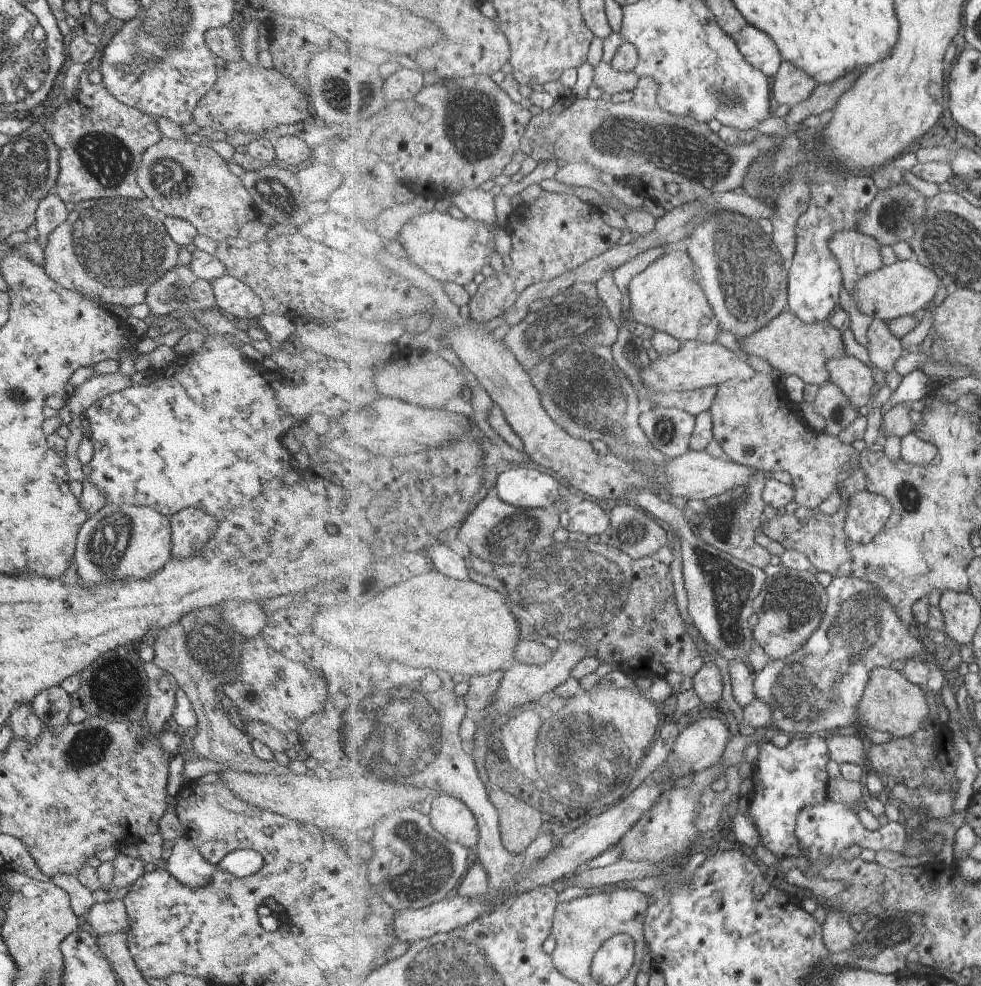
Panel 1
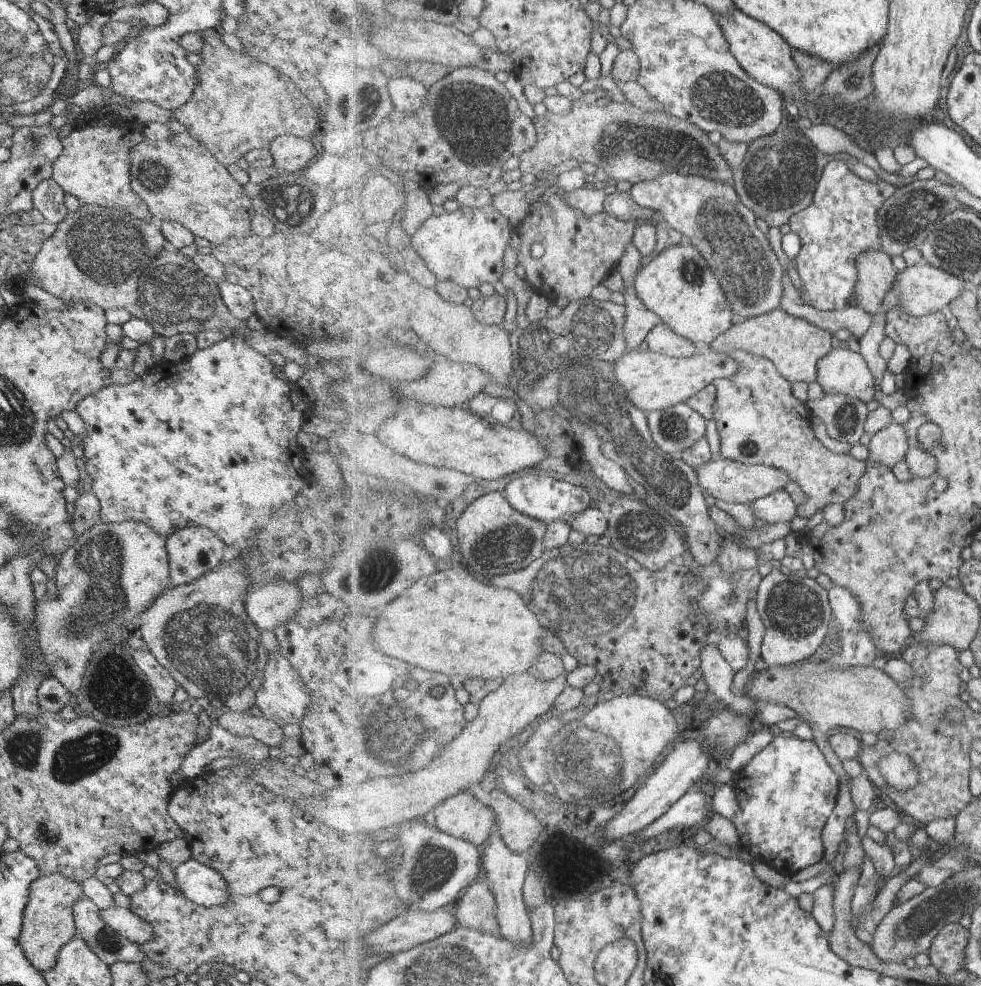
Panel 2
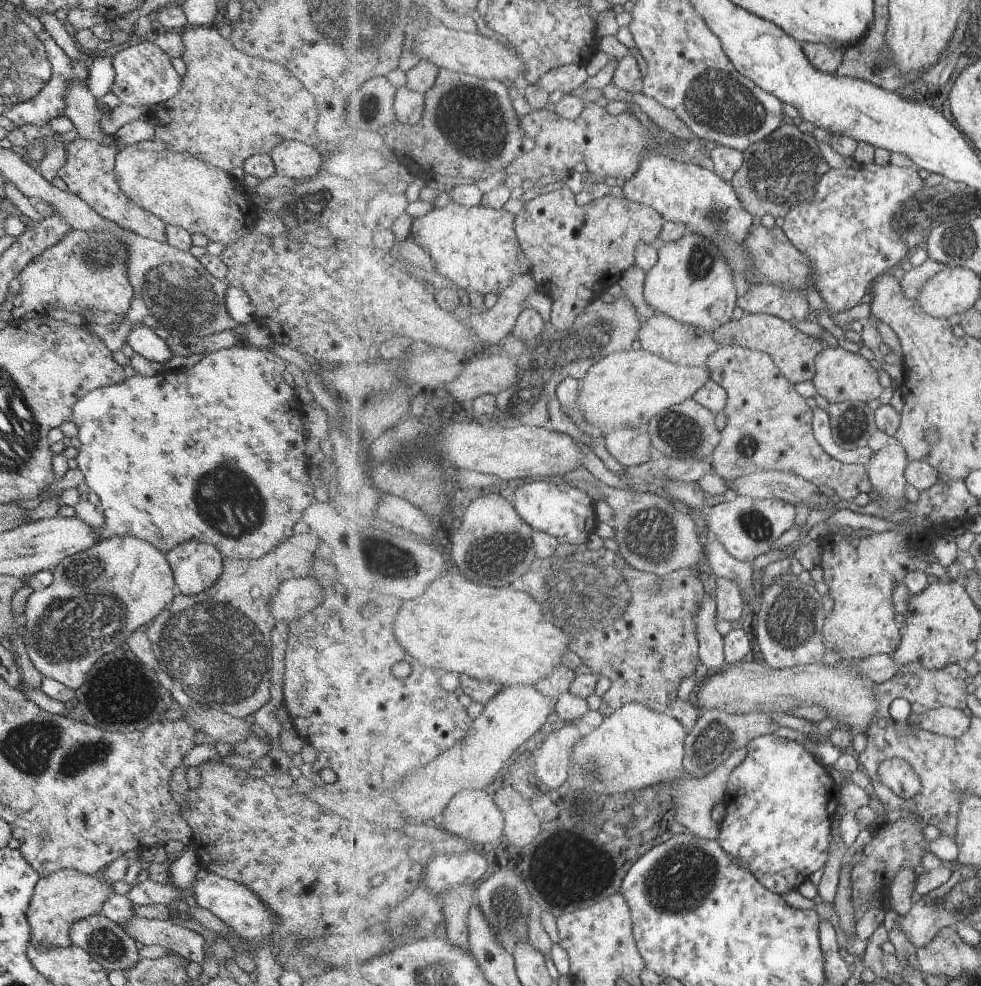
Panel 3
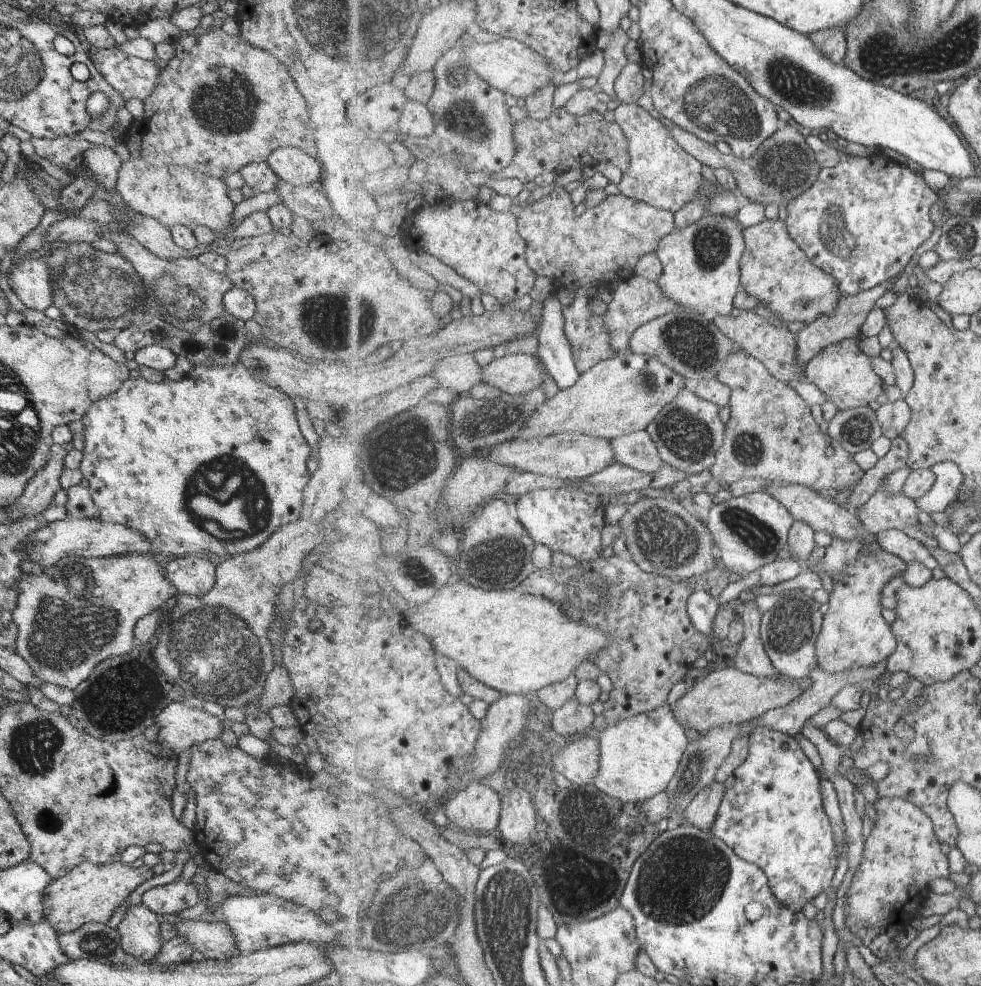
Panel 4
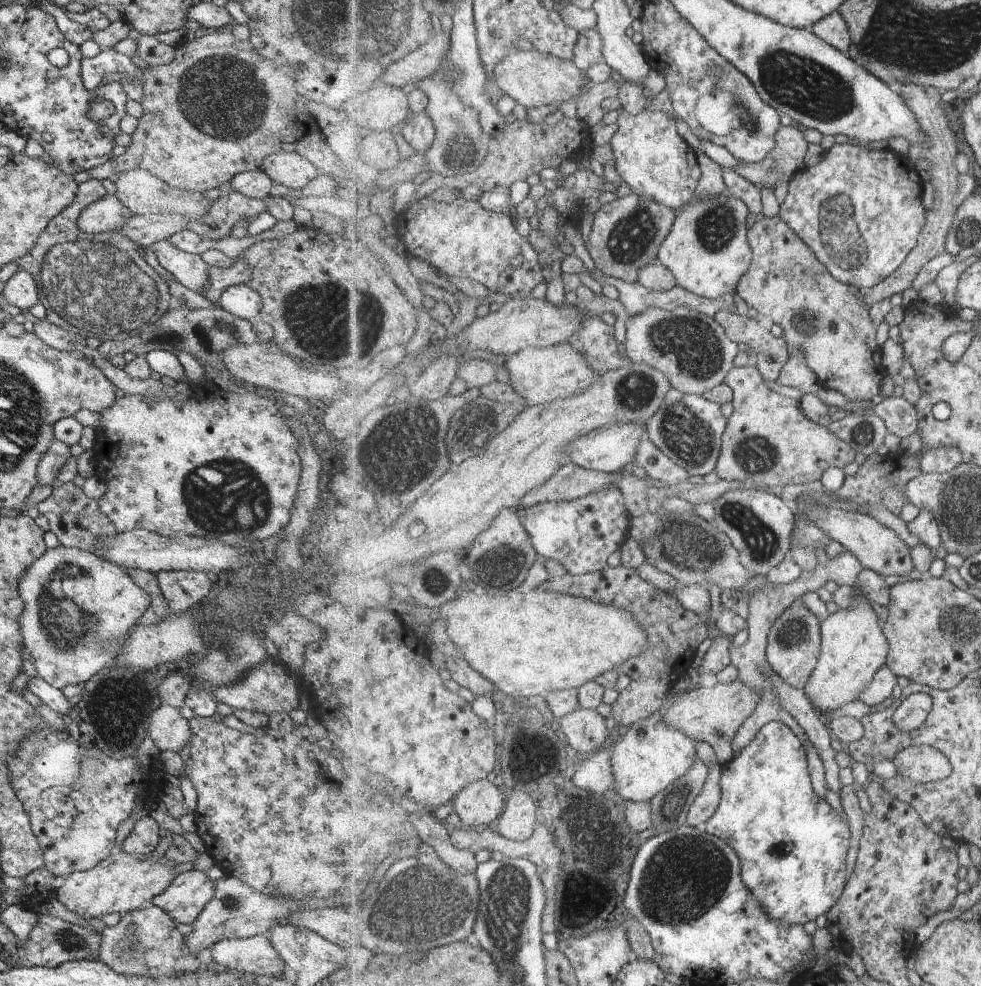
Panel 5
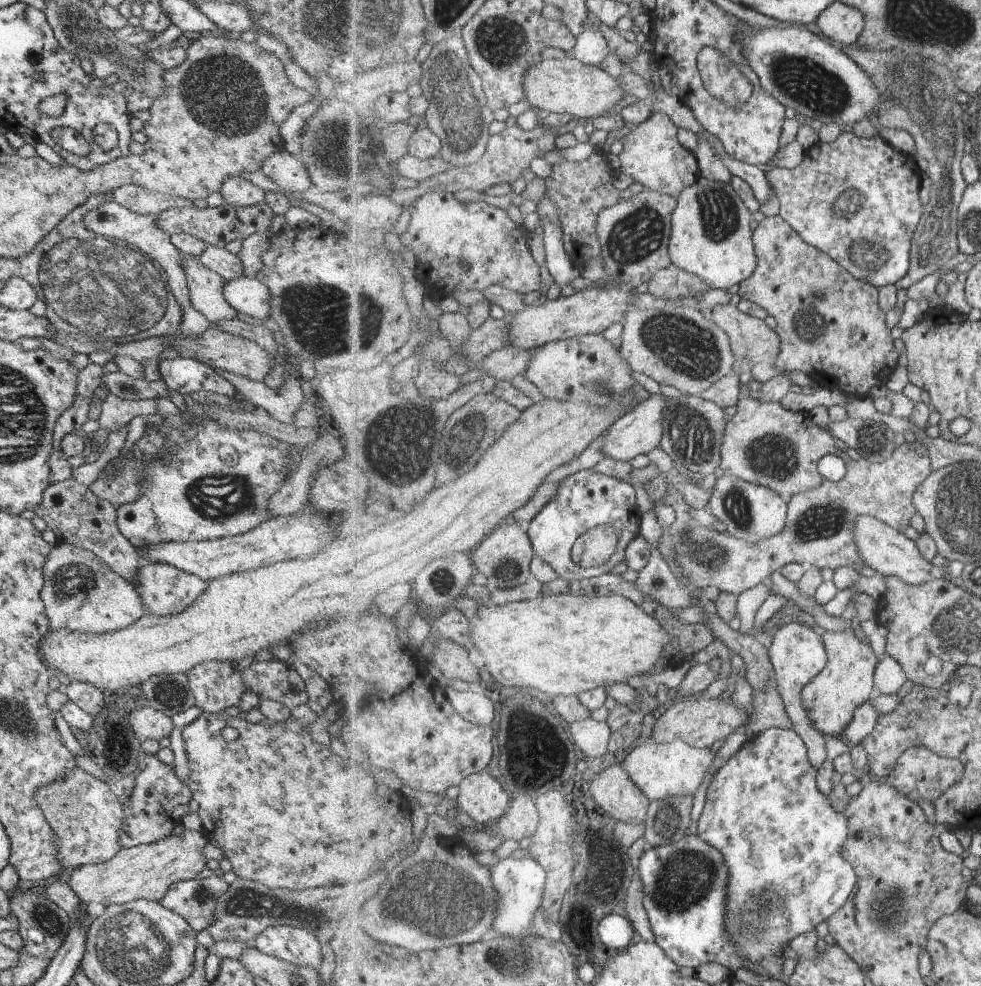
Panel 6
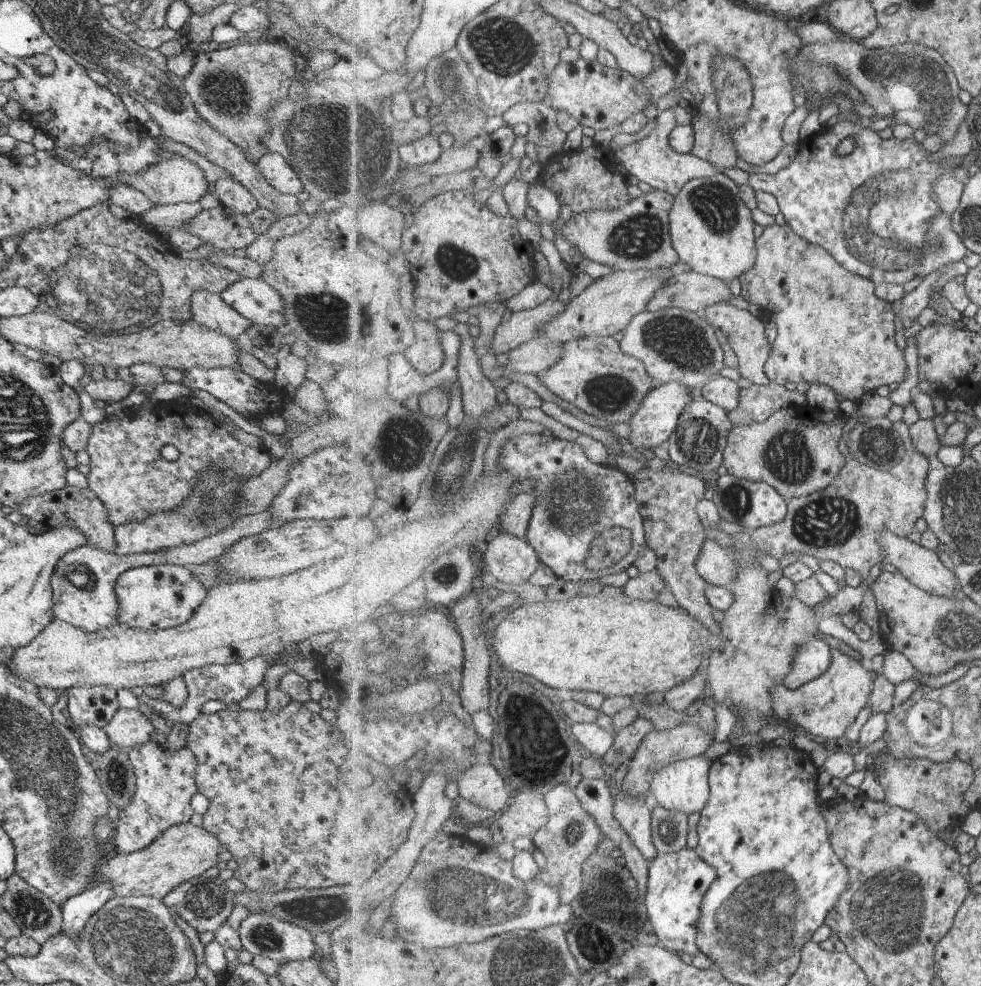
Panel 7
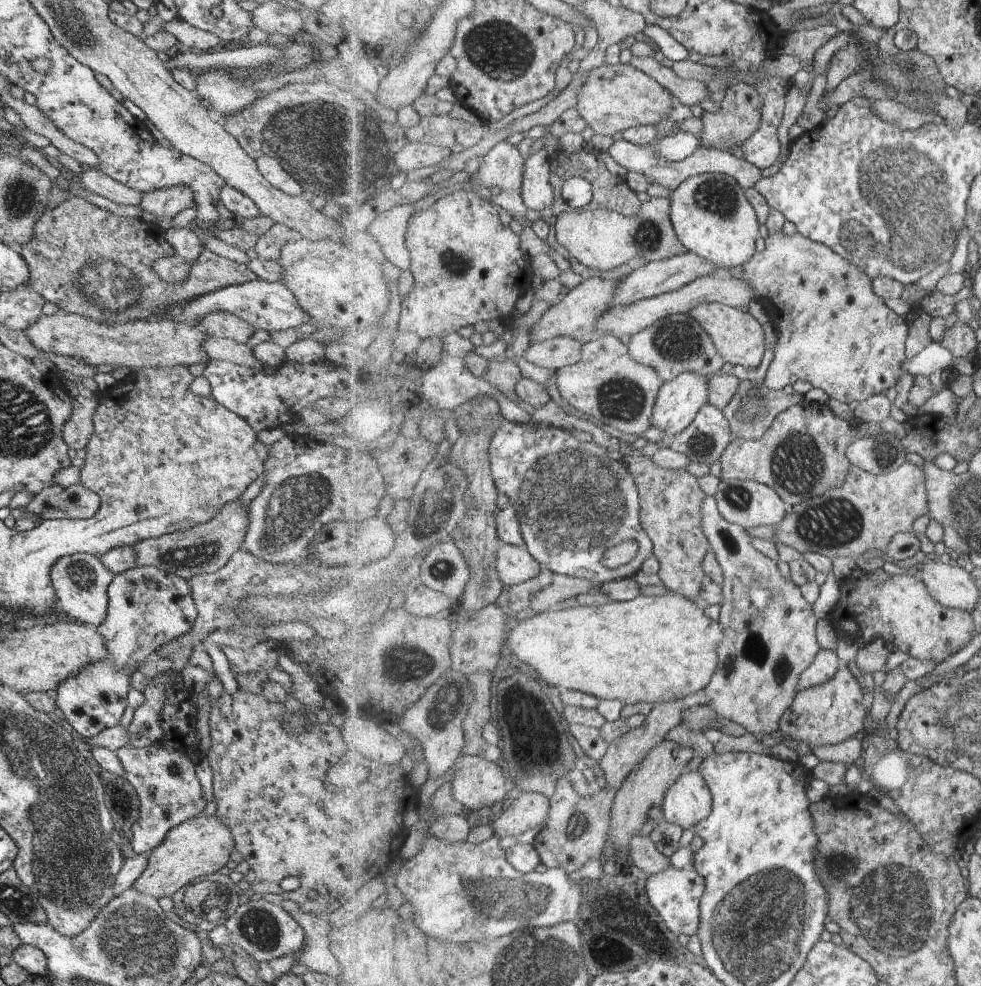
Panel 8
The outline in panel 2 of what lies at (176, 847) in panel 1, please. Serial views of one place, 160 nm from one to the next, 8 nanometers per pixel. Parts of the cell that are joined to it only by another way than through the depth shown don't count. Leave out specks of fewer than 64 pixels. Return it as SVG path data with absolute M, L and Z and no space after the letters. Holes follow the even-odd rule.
M191 858L173 868L177 888L192 903L220 907L229 900L224 878L212 868Z

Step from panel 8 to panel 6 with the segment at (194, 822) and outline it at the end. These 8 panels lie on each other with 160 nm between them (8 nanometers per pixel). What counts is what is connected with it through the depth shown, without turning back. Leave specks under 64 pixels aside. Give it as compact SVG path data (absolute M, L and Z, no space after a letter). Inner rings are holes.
M183 828L179 836L169 833L157 842L121 848L109 860L77 867L63 878L85 906L89 902L95 902L106 907L137 899L159 902L171 883L194 879L203 870L207 860L204 859L201 848L205 843L206 838L201 838L199 830Z

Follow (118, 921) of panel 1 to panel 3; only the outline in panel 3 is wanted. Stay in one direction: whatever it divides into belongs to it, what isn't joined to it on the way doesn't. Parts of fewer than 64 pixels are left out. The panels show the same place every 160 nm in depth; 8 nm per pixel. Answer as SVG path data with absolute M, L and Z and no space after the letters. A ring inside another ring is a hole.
M133 916L123 930L137 944L159 944L169 952L179 955L185 962L193 961L201 964L204 957L203 938L197 932L180 925L173 924L170 919L144 919Z

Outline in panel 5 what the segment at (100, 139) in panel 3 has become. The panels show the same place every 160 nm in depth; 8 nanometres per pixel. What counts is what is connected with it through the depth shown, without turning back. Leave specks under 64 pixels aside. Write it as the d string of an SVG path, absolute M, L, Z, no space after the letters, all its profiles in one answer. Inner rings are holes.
M104 194L90 205L81 209L76 218L76 225L82 233L98 235L102 232L118 232L133 216L114 194Z

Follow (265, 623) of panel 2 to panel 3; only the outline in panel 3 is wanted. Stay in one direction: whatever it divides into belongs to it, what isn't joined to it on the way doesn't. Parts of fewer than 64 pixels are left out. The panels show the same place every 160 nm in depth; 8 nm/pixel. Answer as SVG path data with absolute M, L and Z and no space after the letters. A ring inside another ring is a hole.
M309 577L287 579L281 581L278 584L276 593L271 597L268 602L268 607L270 610L270 615L274 616L275 622L278 620L284 620L286 622L291 622L297 617L302 617L305 613L315 609L323 600L323 589L320 589L315 581L311 580Z

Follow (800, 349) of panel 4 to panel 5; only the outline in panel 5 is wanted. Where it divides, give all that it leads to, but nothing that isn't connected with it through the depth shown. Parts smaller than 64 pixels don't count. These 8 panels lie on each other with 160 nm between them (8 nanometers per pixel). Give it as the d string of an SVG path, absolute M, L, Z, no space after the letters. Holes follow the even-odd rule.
M907 83L911 86L910 100L906 103L911 112L915 114L919 126L921 126L921 133L923 137L928 138L927 144L921 146L918 142L915 144L909 144L906 156L911 163L916 160L927 160L931 167L928 170L930 172L930 181L923 182L924 184L924 207L927 214L925 214L925 226L919 234L919 242L917 246L909 253L909 256L905 259L905 262L881 284L873 287L870 290L864 292L864 301L872 308L877 302L889 299L895 294L901 294L904 289L911 288L915 278L919 276L919 272L923 270L923 266L935 258L935 256L942 254L945 250L945 236L949 226L951 226L951 220L957 212L957 207L953 205L953 186L956 186L956 182L961 182L961 174L955 169L953 164L953 158L957 154L957 147L955 142L955 134L949 126L949 122L945 116L944 110L938 107L940 101L940 90L932 86L920 86L913 83ZM804 351L791 354L789 362L783 366L783 370L775 382L797 388L802 393L810 392L814 395L823 388L816 372L807 366Z

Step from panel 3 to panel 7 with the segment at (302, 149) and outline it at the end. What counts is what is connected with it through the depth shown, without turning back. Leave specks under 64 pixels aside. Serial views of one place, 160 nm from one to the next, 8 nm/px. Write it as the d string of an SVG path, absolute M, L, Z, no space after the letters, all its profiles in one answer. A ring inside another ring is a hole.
M263 153L256 160L256 168L270 184L283 194L297 194L303 190L301 182L294 175L294 170L278 153Z

